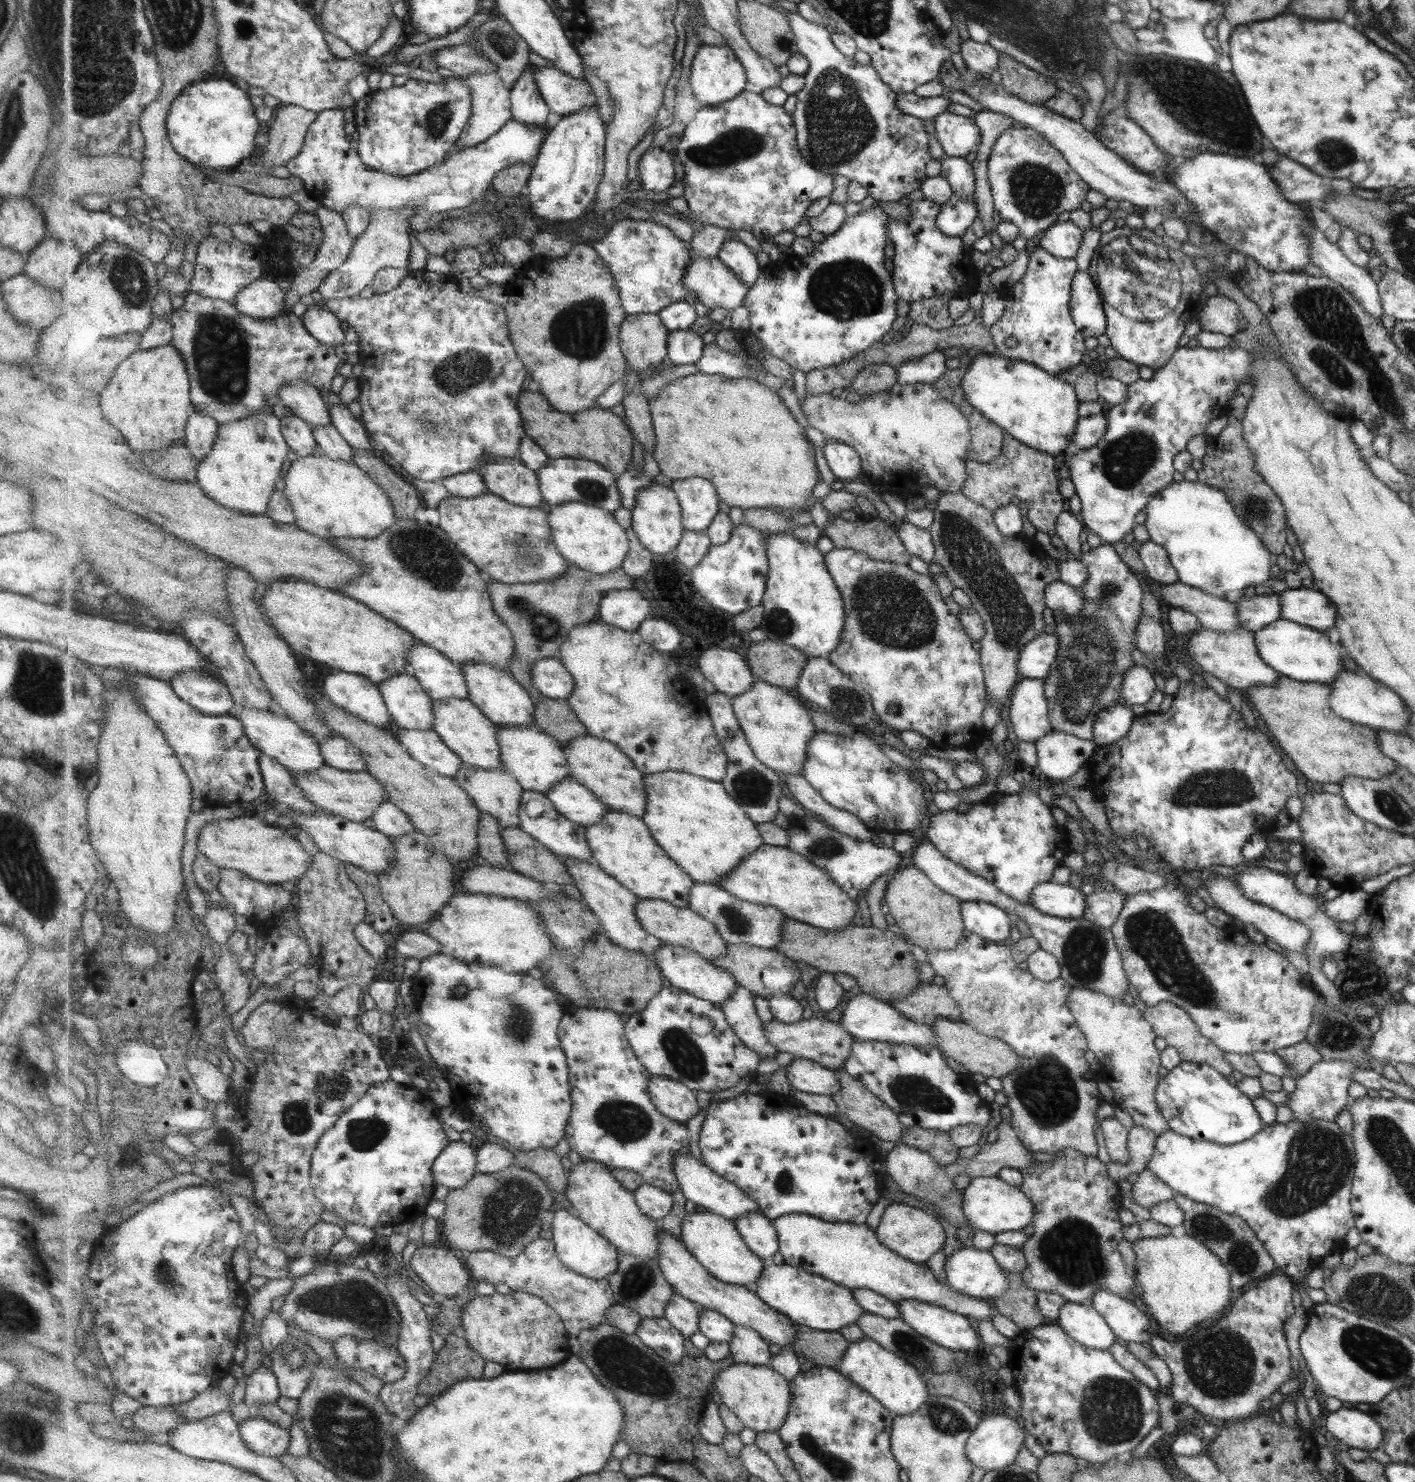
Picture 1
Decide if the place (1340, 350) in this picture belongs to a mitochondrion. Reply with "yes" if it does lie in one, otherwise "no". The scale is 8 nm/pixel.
yes

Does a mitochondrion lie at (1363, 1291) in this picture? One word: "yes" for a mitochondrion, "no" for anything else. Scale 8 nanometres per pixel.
yes

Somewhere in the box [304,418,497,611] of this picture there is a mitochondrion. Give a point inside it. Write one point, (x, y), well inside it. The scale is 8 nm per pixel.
(411, 547)

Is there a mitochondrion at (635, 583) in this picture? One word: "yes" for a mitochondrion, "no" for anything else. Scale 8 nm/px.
no

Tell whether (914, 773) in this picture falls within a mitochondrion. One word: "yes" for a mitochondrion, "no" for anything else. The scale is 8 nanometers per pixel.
no

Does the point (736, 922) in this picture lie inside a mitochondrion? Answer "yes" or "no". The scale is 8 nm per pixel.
yes

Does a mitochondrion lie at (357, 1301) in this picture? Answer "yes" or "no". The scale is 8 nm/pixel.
yes

